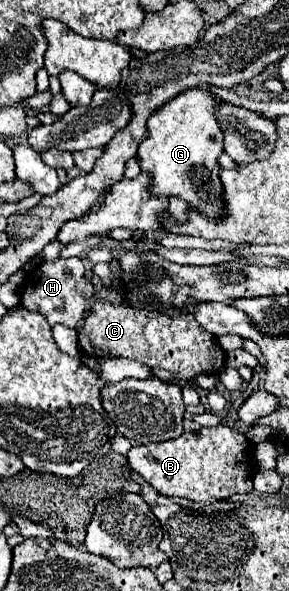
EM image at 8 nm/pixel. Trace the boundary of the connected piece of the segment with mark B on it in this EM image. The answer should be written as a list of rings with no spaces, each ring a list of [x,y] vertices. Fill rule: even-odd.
[[[185,419],[183,435],[155,445],[131,447],[131,451],[127,453],[127,461],[131,469],[139,473],[161,495],[213,503],[219,499],[227,499],[233,493],[249,493],[253,489],[253,461],[247,449],[247,437],[227,425],[201,427],[195,425],[195,421]]]

